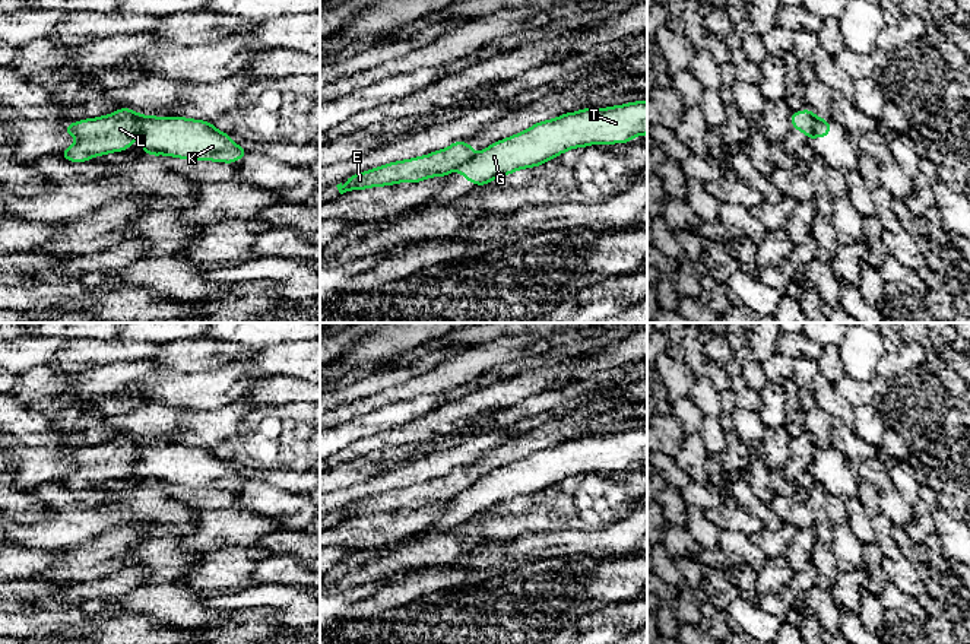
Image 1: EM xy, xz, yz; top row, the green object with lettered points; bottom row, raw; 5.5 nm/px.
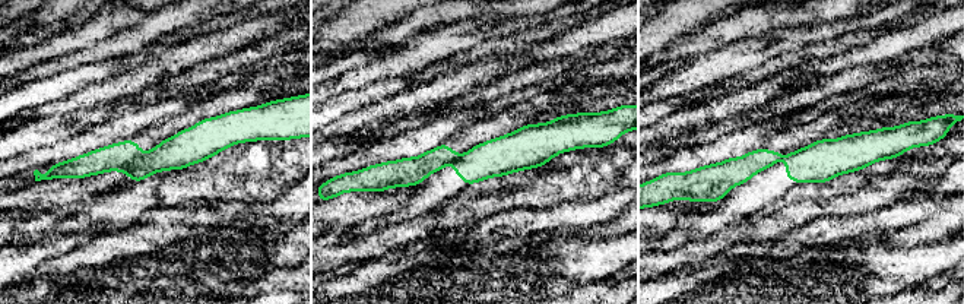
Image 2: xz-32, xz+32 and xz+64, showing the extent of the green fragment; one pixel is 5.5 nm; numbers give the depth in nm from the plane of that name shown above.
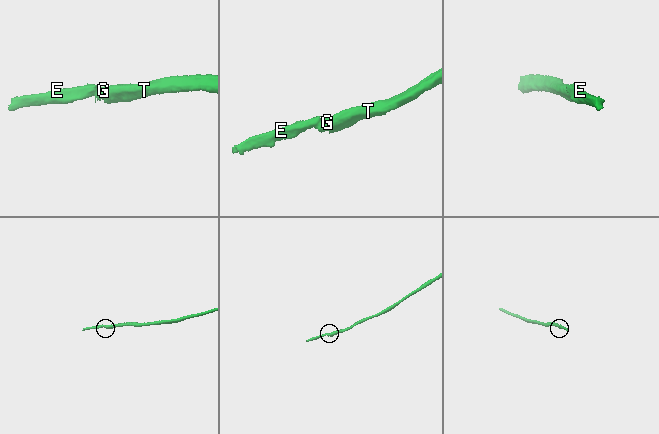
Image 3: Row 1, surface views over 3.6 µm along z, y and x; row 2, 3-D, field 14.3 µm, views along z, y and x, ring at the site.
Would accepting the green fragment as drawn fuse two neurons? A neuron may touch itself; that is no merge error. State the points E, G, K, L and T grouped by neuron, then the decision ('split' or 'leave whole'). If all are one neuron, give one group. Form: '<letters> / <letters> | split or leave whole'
E L / G K T | split

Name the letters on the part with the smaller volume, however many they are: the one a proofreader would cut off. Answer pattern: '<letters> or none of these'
E, L

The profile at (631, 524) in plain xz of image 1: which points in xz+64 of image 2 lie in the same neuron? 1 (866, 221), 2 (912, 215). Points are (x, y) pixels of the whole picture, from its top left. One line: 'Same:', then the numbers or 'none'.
Same: 1, 2

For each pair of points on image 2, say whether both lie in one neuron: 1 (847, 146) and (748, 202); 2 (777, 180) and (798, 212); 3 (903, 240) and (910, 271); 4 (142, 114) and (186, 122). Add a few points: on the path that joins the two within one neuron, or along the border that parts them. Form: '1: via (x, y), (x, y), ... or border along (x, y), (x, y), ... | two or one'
1: via (823, 160), (798, 167), (773, 184) | one
2: border along (785, 199), (776, 200), (754, 214) | two
3: border along (882, 236), (891, 246), (919, 246), (938, 240) | two
4: border along (197, 104), (152, 123), (136, 135) | two

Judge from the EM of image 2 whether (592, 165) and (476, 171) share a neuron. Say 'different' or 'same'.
different

